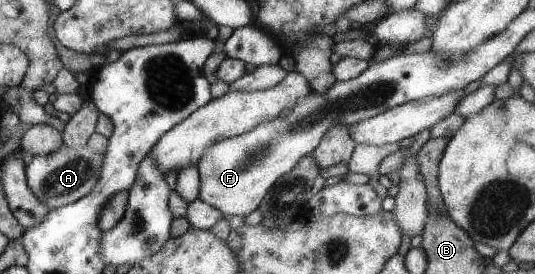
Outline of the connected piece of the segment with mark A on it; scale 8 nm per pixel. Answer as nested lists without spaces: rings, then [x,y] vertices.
[[[64,144],[58,151],[45,156],[30,157],[27,162],[27,180],[33,194],[50,210],[82,199],[95,189],[103,173],[105,155],[85,145],[71,148]]]

